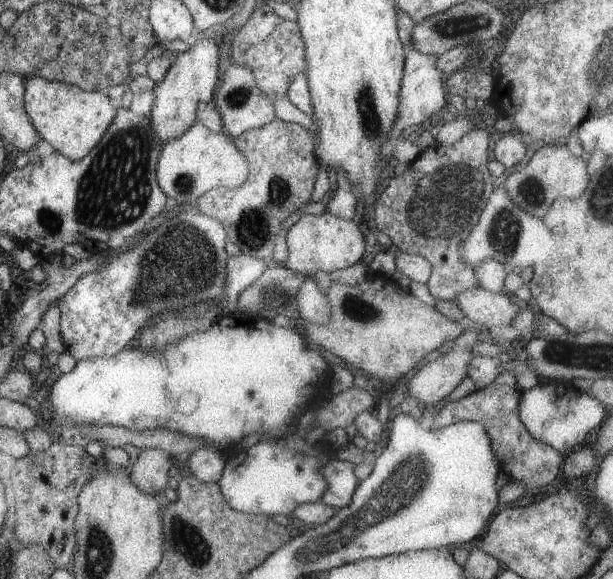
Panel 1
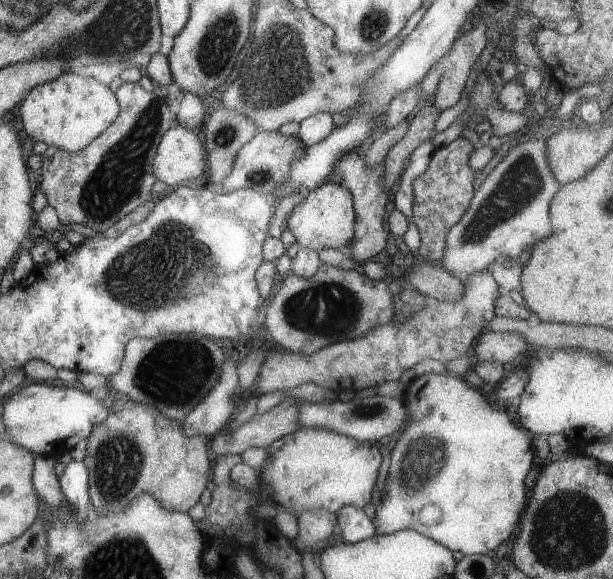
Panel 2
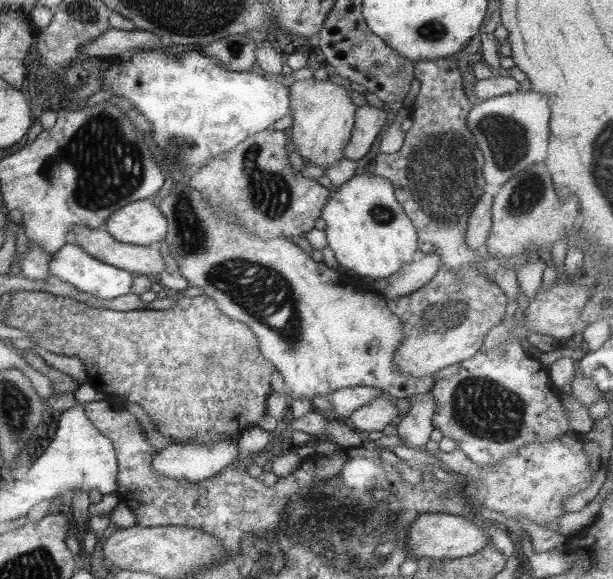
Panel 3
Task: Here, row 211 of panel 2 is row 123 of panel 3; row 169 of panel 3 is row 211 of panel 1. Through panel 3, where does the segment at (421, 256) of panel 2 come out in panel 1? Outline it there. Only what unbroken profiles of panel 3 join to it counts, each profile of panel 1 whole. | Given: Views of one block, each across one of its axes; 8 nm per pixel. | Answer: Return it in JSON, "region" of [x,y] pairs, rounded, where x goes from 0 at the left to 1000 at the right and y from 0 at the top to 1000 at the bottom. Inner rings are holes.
{"region":[[[775,219],[762,225],[759,235],[737,250],[706,249],[687,259],[680,273],[661,290],[656,304],[649,302],[635,311],[630,326],[622,332],[608,356],[612,390],[618,401],[635,408],[641,427],[669,440],[688,442],[703,459],[695,492],[710,518],[741,520],[749,504],[781,494],[773,465],[755,453],[749,432],[762,404],[772,397],[806,326],[801,316],[804,304],[793,288],[794,249],[794,225]]]}

